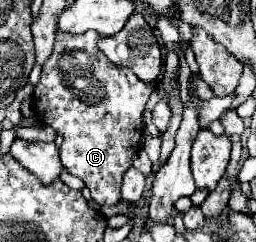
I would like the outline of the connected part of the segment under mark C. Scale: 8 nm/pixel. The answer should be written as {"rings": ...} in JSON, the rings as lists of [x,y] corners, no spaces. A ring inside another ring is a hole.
{"rings":[[[58,31],[54,51],[42,67],[38,85],[34,85],[32,101],[38,119],[64,137],[60,147],[62,165],[86,183],[98,205],[116,205],[122,175],[140,149],[142,111],[152,85],[138,81],[128,67],[110,63],[96,47],[96,39],[96,33],[72,35]]]}

